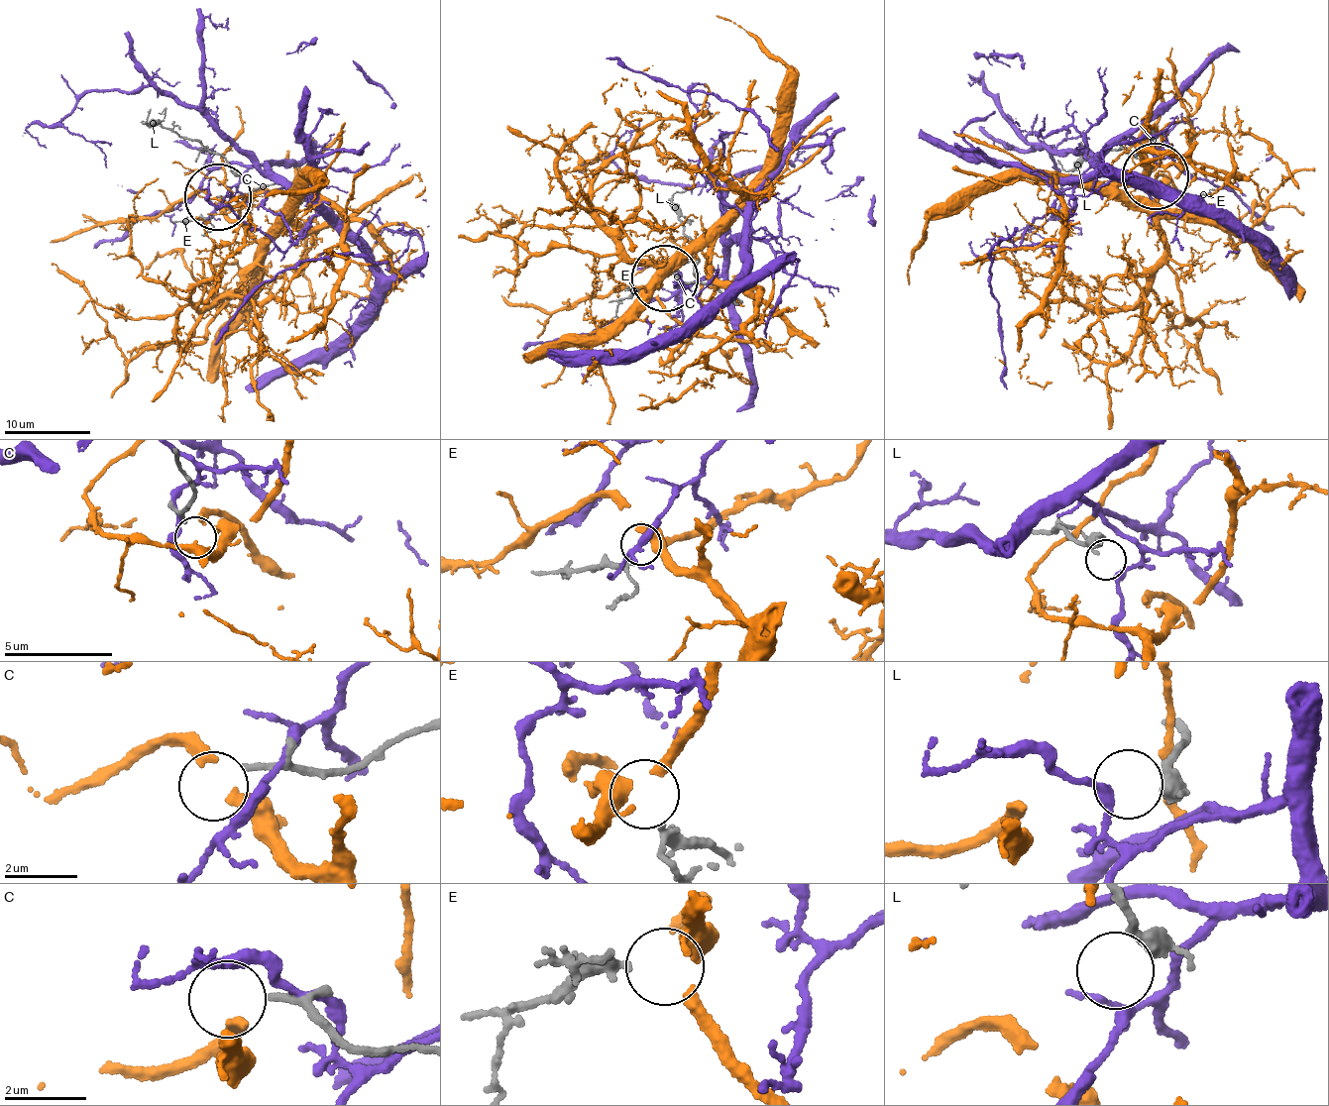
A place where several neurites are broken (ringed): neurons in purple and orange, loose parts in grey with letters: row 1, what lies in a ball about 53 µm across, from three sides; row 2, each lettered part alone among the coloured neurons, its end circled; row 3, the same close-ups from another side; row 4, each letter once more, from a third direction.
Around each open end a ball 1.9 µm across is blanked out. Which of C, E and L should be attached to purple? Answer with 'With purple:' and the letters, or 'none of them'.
With purple: none of them

